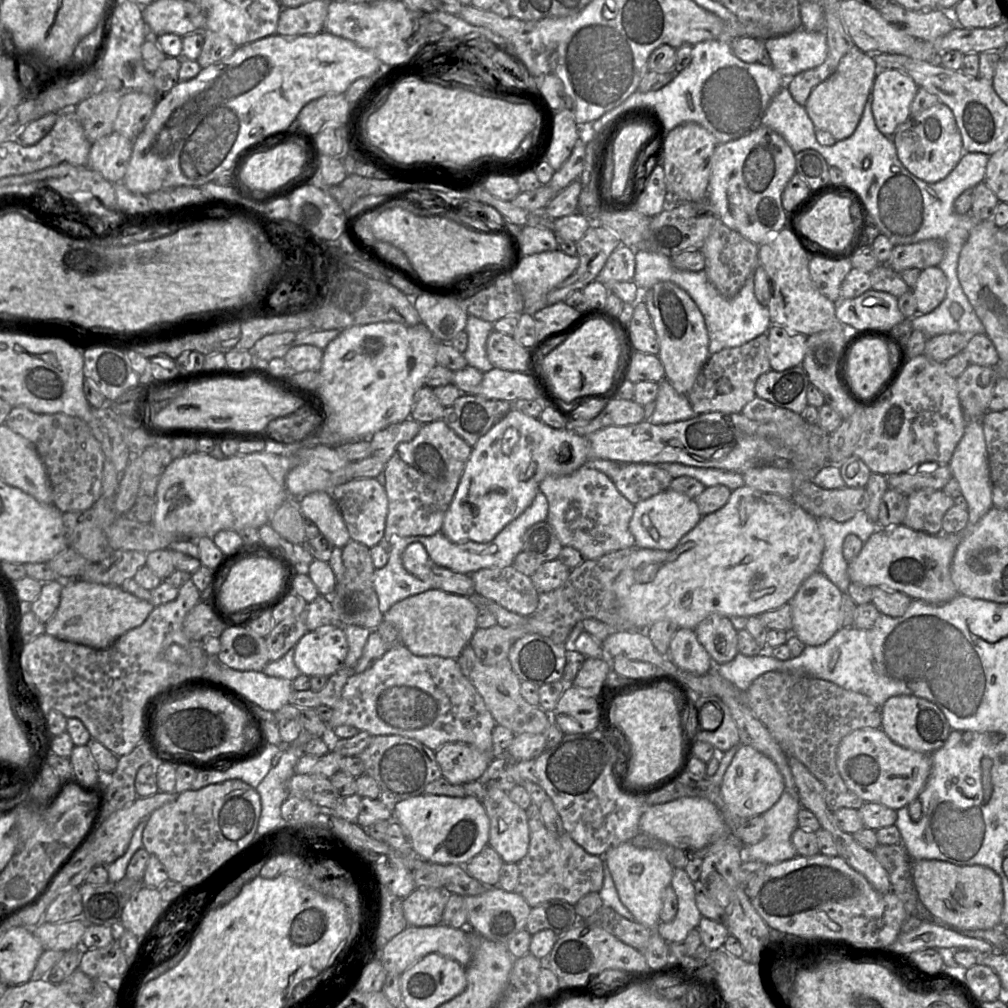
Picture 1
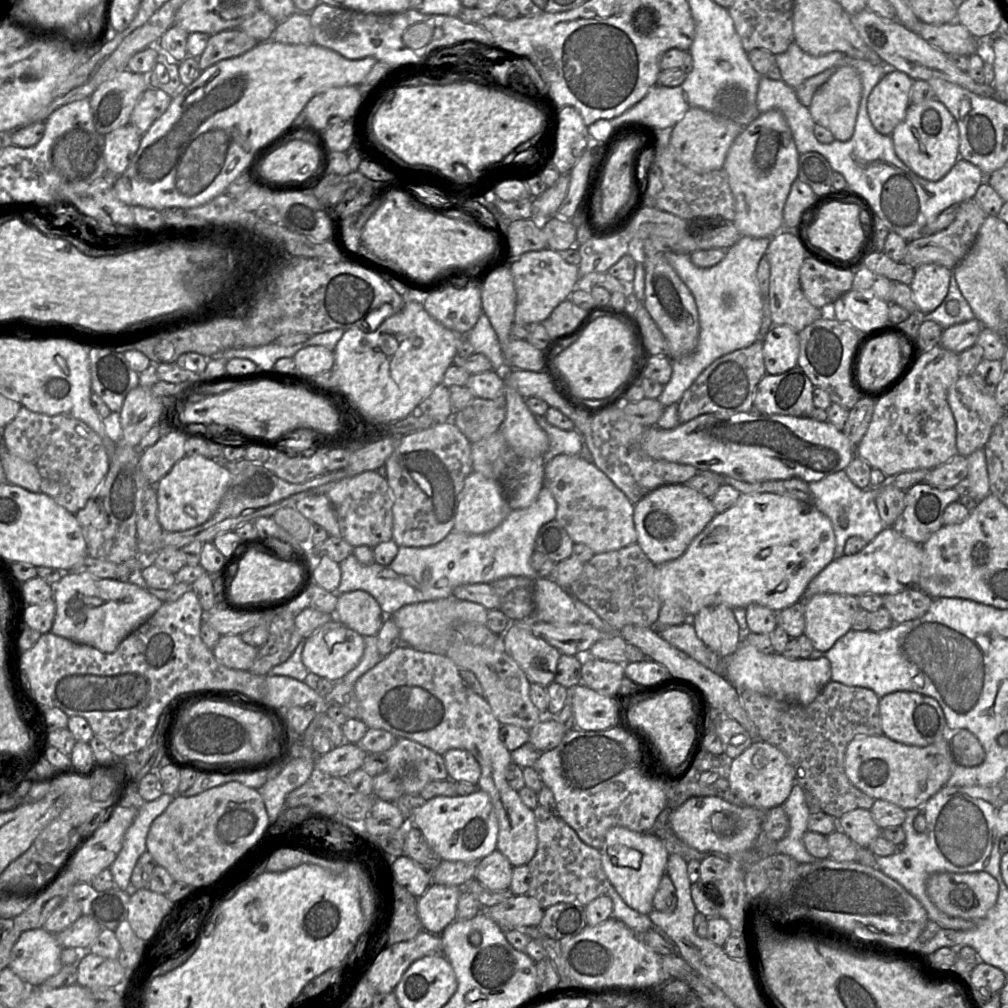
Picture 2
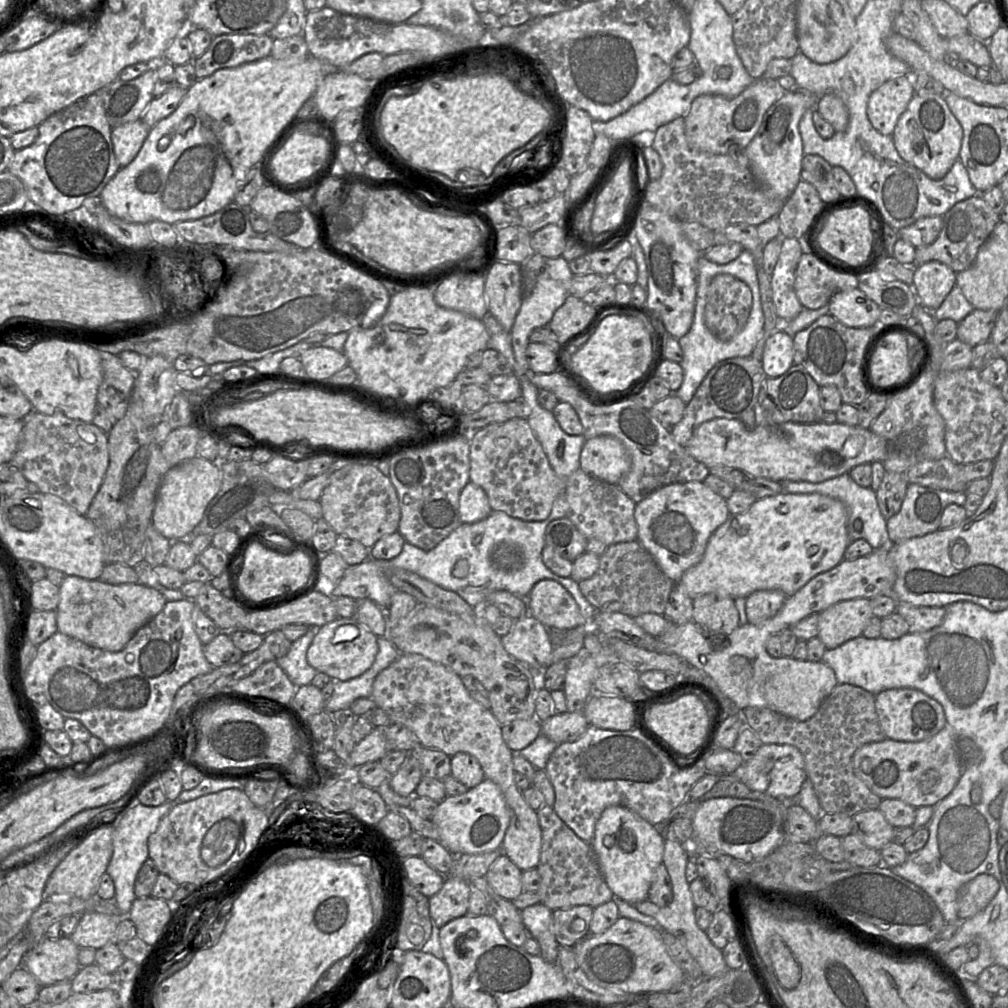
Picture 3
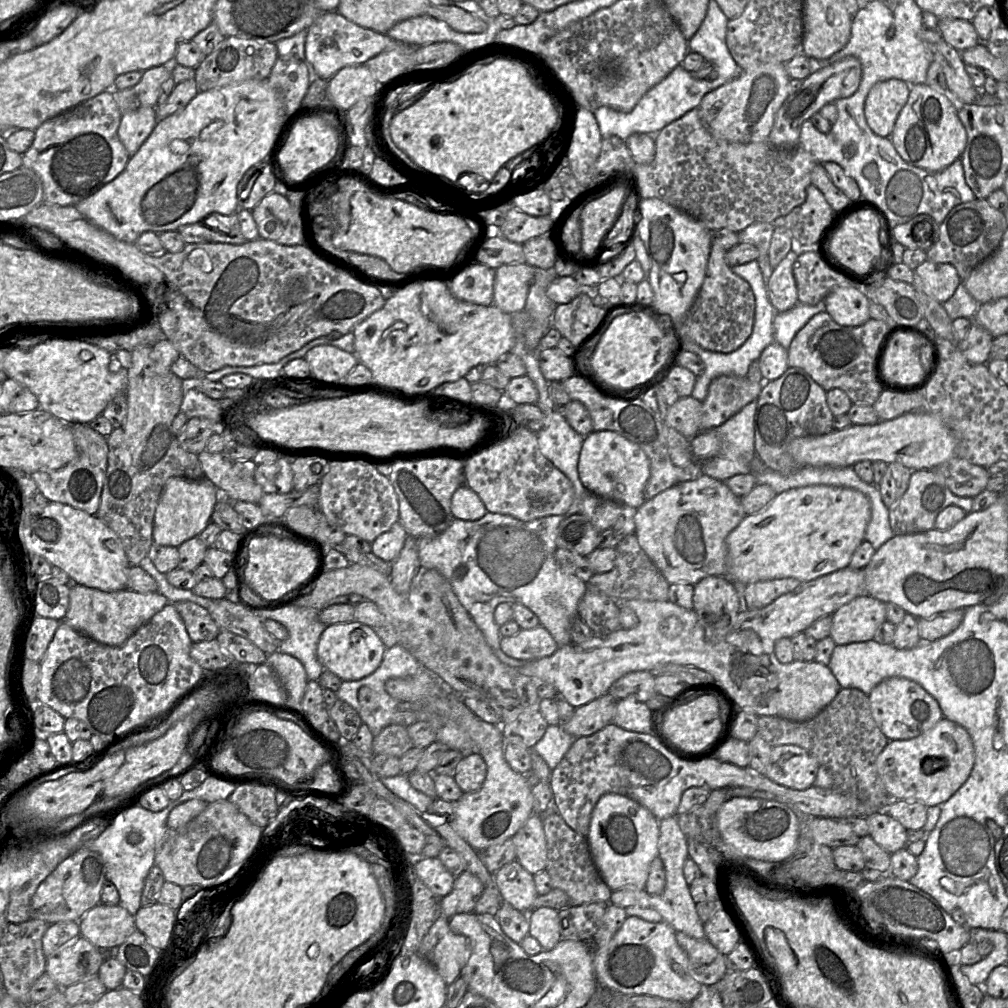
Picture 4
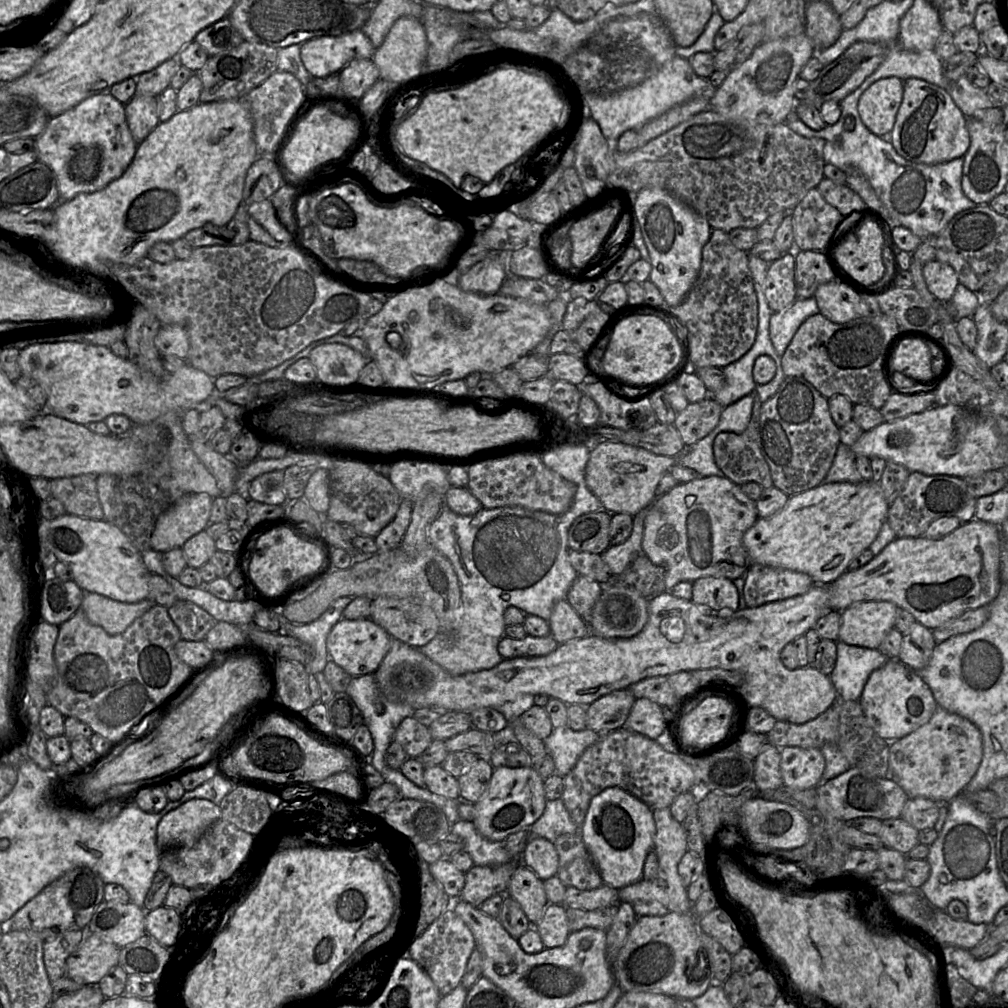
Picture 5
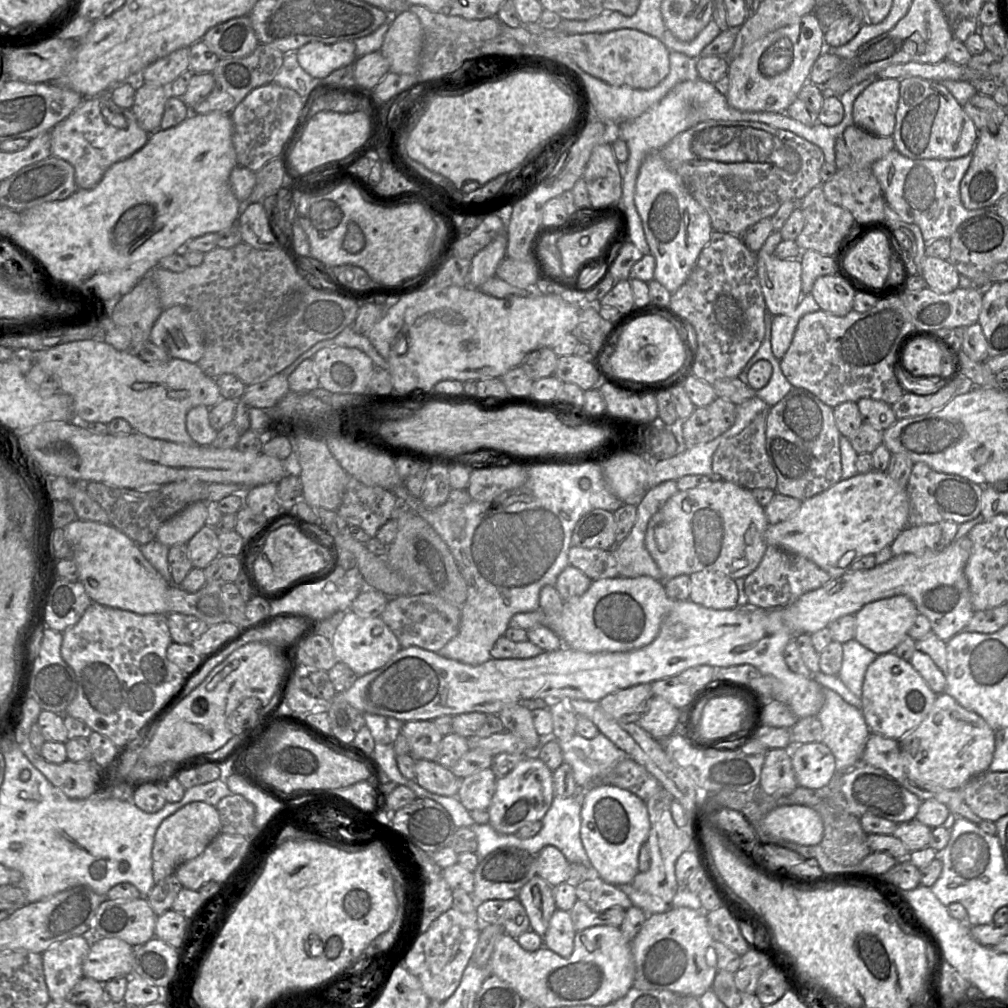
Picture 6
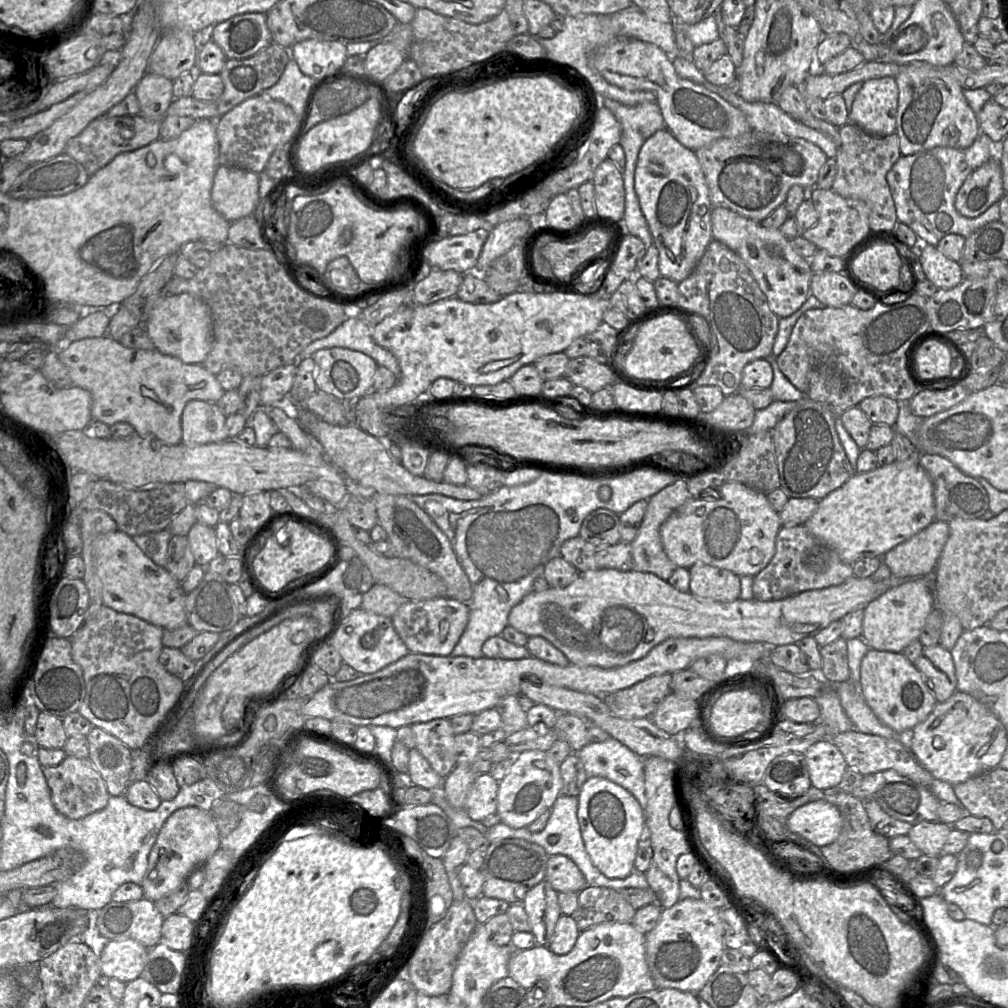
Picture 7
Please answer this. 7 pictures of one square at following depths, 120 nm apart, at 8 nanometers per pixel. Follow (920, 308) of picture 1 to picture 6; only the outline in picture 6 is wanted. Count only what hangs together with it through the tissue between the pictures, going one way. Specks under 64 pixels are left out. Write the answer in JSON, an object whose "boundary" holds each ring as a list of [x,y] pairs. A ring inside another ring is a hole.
{"boundary":[[[924,257],[921,275],[927,286],[938,293],[949,293],[959,288],[960,274],[948,260]]]}

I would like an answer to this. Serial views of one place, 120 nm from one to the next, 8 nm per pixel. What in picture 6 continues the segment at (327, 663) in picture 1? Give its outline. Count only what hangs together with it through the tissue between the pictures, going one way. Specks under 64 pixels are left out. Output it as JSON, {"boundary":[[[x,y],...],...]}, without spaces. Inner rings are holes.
{"boundary":[[[348,610],[331,637],[334,653],[339,662],[348,665],[358,676],[384,666],[400,649],[400,643],[381,617],[360,616]]]}

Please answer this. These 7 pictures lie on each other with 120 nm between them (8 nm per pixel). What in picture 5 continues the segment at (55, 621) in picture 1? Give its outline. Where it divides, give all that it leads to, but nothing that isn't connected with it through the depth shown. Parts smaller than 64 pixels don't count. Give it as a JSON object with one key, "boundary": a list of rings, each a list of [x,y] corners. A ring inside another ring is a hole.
{"boundary":[[[84,592],[80,610],[90,623],[103,628],[109,635],[117,635],[154,605],[156,603],[149,598],[136,603],[125,603]]]}

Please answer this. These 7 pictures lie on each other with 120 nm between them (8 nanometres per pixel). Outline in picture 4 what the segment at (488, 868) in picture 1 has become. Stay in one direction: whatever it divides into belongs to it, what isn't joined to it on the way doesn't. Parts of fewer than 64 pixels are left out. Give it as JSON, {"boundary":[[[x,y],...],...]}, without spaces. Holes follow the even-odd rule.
{"boundary":[[[517,859],[498,869],[494,873],[494,880],[502,903],[507,902],[523,913],[533,910],[538,896],[534,876]]]}

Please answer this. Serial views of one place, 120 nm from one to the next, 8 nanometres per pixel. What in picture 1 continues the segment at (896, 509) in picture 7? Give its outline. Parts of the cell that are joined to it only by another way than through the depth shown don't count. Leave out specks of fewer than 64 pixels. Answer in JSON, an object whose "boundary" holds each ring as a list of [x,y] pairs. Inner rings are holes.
{"boundary":[[[744,485],[732,490],[723,507],[702,516],[675,548],[634,548],[627,564],[614,581],[622,627],[613,631],[646,631],[659,620],[671,620],[679,628],[695,629],[700,621],[712,613],[727,617],[749,617],[774,610],[787,603],[802,582],[820,570],[823,550],[824,539],[816,517],[790,498]]]}

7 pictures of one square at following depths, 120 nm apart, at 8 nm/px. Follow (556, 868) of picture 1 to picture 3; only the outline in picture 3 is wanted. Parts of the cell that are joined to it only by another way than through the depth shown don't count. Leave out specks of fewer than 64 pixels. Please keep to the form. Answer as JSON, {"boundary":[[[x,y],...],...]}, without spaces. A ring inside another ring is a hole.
{"boundary":[[[543,805],[536,813],[542,830],[540,860],[536,867],[541,877],[540,888],[536,891],[540,903],[553,911],[578,905],[595,908],[612,900],[615,895],[602,875],[591,844],[579,838],[552,806]]]}

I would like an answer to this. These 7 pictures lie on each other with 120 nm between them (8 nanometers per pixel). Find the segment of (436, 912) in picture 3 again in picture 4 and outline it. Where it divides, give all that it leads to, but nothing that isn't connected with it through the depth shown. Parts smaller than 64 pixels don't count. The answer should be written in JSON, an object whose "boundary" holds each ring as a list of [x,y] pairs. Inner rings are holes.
{"boundary":[[[465,870],[455,878],[452,891],[441,899],[442,916],[475,911],[475,906],[485,886],[478,877]]]}

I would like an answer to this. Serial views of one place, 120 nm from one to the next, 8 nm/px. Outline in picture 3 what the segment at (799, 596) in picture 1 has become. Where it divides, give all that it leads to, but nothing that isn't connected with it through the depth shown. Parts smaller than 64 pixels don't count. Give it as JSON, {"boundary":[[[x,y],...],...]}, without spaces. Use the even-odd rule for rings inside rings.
{"boundary":[[[870,599],[840,601],[819,613],[817,637],[827,649],[837,648],[862,636],[872,616]]]}

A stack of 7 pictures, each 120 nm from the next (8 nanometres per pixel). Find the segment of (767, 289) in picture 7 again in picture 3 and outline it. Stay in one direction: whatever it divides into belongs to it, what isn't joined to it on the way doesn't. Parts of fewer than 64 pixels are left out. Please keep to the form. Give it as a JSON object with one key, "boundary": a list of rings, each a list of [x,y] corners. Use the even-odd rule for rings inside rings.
{"boundary":[[[782,238],[781,252],[771,275],[772,299],[781,323],[794,319],[803,309],[795,293],[795,271],[803,253],[801,239]]]}

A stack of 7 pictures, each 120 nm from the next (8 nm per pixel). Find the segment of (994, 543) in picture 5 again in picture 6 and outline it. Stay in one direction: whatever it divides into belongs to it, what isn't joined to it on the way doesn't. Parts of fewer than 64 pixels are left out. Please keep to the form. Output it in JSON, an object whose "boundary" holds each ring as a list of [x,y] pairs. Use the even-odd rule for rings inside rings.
{"boundary":[[[965,535],[940,552],[901,554],[872,569],[850,570],[803,594],[792,604],[779,608],[781,620],[793,638],[795,635],[811,635],[844,615],[855,615],[866,604],[904,595],[914,603],[919,614],[928,618],[932,633],[947,642],[966,628],[973,615],[969,584],[964,573],[971,550],[972,542]]]}

